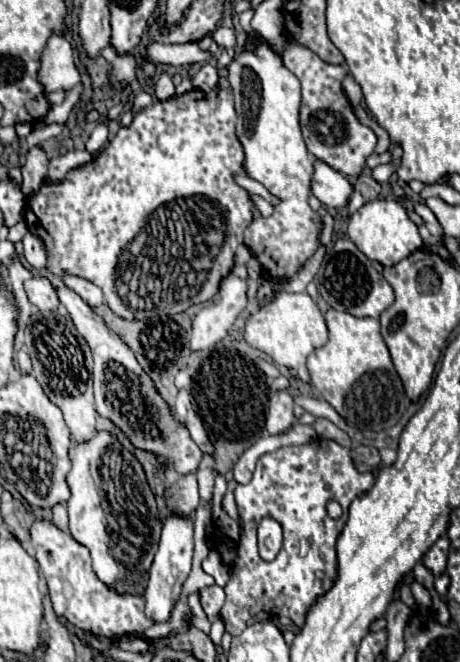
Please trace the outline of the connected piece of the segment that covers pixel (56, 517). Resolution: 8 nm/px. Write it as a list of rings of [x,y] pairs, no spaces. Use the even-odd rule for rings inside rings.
[[[54,504],[54,506],[52,506],[52,520],[54,520],[54,524],[58,524],[62,530],[68,530],[68,524],[66,524],[68,512],[66,512],[66,506],[64,506],[64,504]]]

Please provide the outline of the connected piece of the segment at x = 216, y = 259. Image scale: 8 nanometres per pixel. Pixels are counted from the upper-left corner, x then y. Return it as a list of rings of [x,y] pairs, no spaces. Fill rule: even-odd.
[[[224,76],[218,78],[218,84],[204,92],[204,90],[190,90],[186,94],[180,94],[180,96],[172,96],[168,100],[158,100],[146,108],[142,108],[140,112],[134,114],[132,118],[132,124],[130,126],[122,126],[118,130],[118,134],[112,138],[112,142],[108,142],[108,146],[88,164],[80,166],[80,168],[72,168],[64,180],[60,182],[52,182],[52,180],[44,180],[40,190],[30,194],[26,198],[26,214],[24,214],[24,220],[26,220],[26,226],[28,230],[38,236],[42,242],[44,242],[44,248],[46,248],[46,256],[48,256],[48,266],[46,270],[52,272],[54,276],[62,276],[62,274],[72,274],[72,276],[80,276],[80,278],[86,278],[90,282],[94,282],[98,288],[102,288],[104,292],[104,298],[106,298],[106,304],[108,308],[124,318],[124,320],[134,320],[134,318],[146,318],[148,312],[154,314],[180,314],[180,312],[186,312],[190,306],[194,304],[202,304],[210,298],[214,298],[218,294],[218,288],[220,288],[220,282],[230,274],[232,266],[234,266],[234,254],[236,254],[236,248],[244,242],[244,230],[248,228],[248,224],[252,222],[252,216],[254,216],[254,202],[250,200],[250,194],[240,188],[234,180],[236,174],[242,174],[244,172],[244,148],[236,136],[236,110],[234,110],[234,98],[232,98],[232,88],[228,84],[228,80]],[[128,250],[130,252],[130,278],[142,278],[142,292],[138,294],[140,298],[140,304],[138,304],[138,310],[134,308],[128,308],[122,298],[118,296],[118,290],[116,290],[116,268],[118,268],[118,262],[120,262],[120,256],[122,252]]]

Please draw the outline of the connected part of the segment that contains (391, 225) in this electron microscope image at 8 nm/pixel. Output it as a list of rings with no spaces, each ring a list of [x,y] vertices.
[[[372,200],[358,208],[348,222],[348,238],[370,258],[382,266],[396,264],[422,246],[418,226],[408,218],[406,208],[398,200]]]

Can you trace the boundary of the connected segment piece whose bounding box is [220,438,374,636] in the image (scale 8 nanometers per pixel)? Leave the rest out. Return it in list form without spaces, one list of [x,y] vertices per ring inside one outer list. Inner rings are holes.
[[[316,438],[310,444],[282,446],[280,450],[274,450],[274,452],[260,456],[256,462],[256,470],[254,470],[252,480],[244,486],[238,484],[234,490],[236,508],[238,508],[244,530],[242,530],[242,538],[238,544],[238,560],[230,566],[232,578],[226,586],[226,604],[220,612],[224,622],[226,622],[226,632],[230,632],[232,636],[238,636],[238,632],[243,632],[246,629],[247,621],[251,619],[251,616],[262,612],[262,610],[269,614],[273,610],[282,612],[296,626],[302,626],[310,604],[314,604],[314,600],[322,592],[332,588],[332,584],[336,580],[336,538],[340,536],[340,532],[346,524],[346,510],[356,496],[364,494],[372,486],[374,486],[374,476],[370,472],[358,472],[354,458],[352,458],[352,452],[334,440]],[[332,498],[336,502],[340,502],[340,506],[344,510],[344,514],[338,520],[332,520],[326,514],[326,502]],[[262,518],[274,518],[276,522],[280,522],[284,526],[284,546],[274,562],[264,562],[256,550],[254,522],[260,522]],[[302,540],[308,540],[308,544],[310,544],[306,556],[300,556],[300,542]]]

